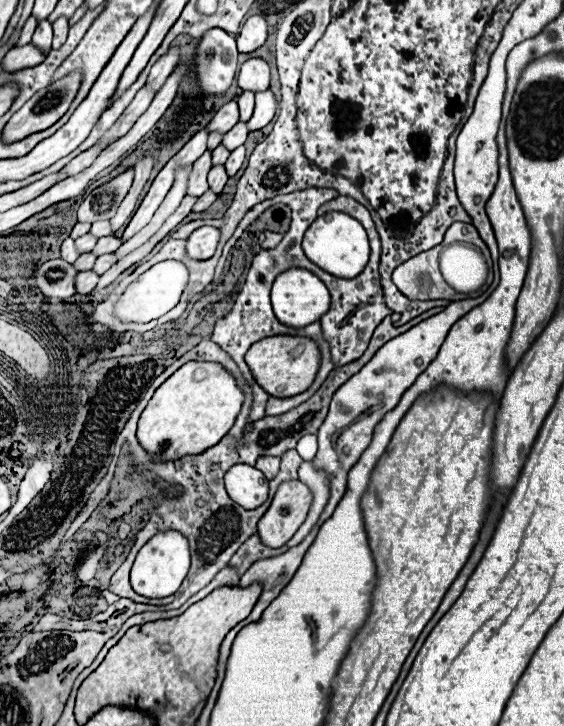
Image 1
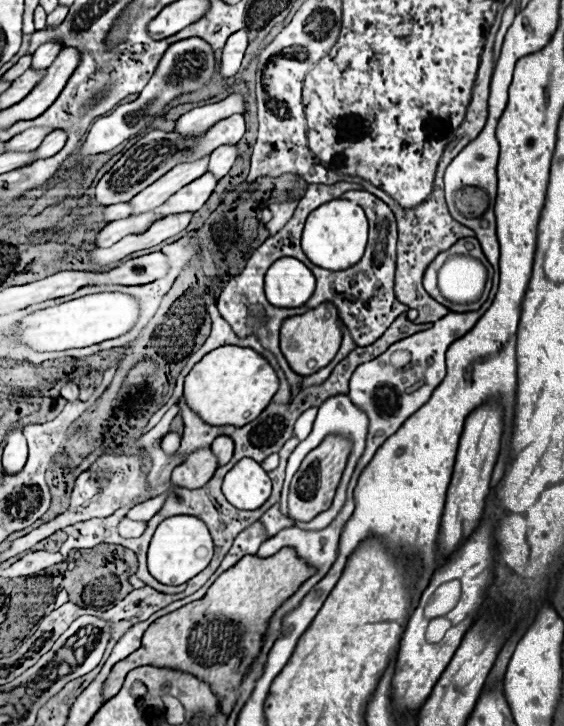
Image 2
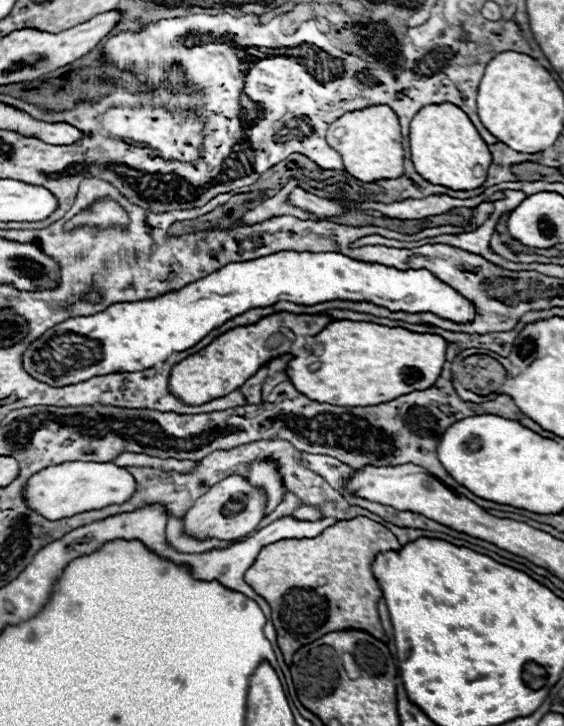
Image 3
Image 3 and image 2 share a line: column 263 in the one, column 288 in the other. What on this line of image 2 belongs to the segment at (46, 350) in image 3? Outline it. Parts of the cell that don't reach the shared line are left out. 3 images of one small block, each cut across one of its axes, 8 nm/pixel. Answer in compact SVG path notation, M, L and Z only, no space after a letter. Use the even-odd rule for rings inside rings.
M280 258L266 272L266 296L274 306L300 308L310 300L314 288L314 274L296 258Z

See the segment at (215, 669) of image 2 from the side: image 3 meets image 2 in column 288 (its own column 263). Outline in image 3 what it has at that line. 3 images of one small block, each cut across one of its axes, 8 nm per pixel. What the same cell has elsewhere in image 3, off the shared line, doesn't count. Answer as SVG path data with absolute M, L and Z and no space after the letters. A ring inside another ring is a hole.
M360 516L340 520L316 538L280 540L260 550L244 580L270 602L272 622L286 662L300 646L336 630L366 630L382 642L388 640L378 616L382 592L370 572L370 564L378 552L398 548L400 542L388 528Z

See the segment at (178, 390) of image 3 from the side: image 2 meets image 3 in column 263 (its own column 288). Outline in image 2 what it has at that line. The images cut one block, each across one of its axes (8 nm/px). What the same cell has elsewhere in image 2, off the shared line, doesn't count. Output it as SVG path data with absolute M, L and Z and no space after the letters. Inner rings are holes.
M330 302L320 304L314 310L308 310L306 314L286 318L280 330L280 350L288 360L290 368L300 376L310 376L320 368L324 368L336 356L340 348L340 340L342 340L342 332L338 326L338 314Z

